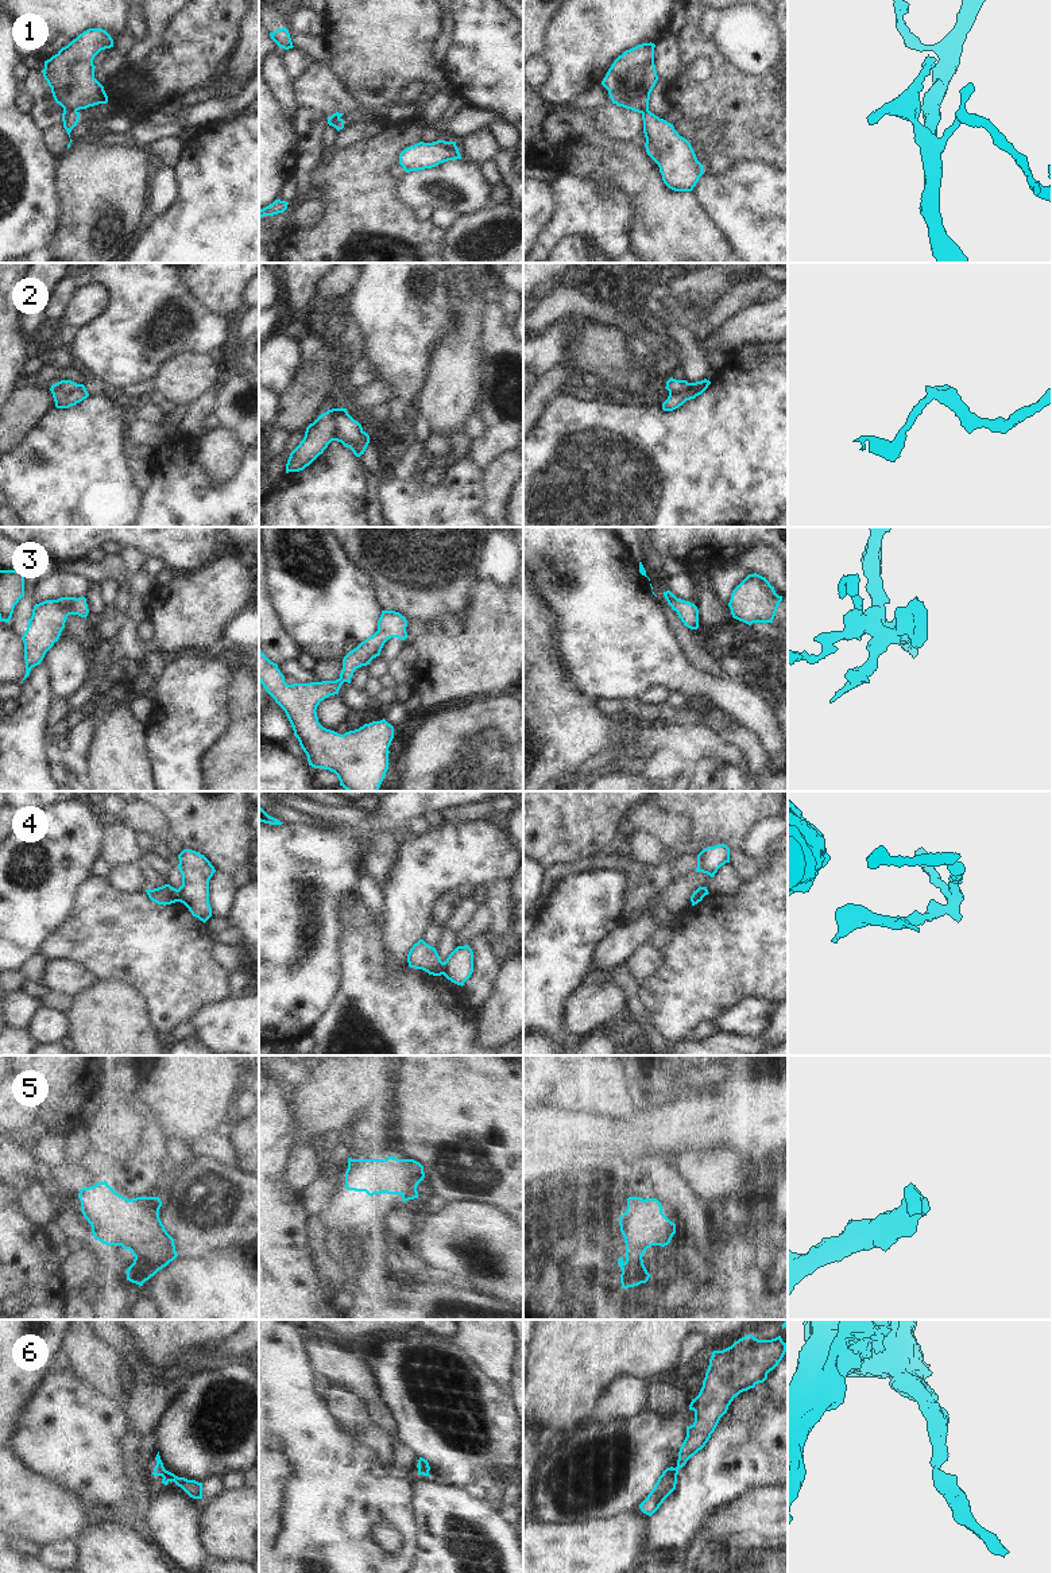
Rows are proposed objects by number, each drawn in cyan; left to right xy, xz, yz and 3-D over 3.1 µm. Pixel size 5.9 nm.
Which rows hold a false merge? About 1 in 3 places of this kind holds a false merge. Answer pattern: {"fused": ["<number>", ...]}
{"fused": ["1", "2", "4"]}

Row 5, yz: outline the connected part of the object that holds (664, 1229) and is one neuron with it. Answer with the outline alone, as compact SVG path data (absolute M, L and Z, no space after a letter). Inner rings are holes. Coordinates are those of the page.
M629 1197L619 1225L626 1243L626 1258L618 1260L620 1283L622 1289L629 1289L649 1281L651 1275L642 1256L651 1245L668 1245L676 1233L676 1224L662 1213L657 1198Z

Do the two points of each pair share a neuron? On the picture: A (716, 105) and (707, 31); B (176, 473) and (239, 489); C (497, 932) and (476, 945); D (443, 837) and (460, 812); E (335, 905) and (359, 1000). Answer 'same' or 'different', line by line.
A: different
B: same
C: different
D: different
E: different

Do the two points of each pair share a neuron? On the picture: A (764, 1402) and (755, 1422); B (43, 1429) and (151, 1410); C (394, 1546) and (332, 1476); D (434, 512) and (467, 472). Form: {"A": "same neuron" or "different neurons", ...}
{"A": "same neuron", "B": "different neurons", "C": "same neuron", "D": "same neuron"}

